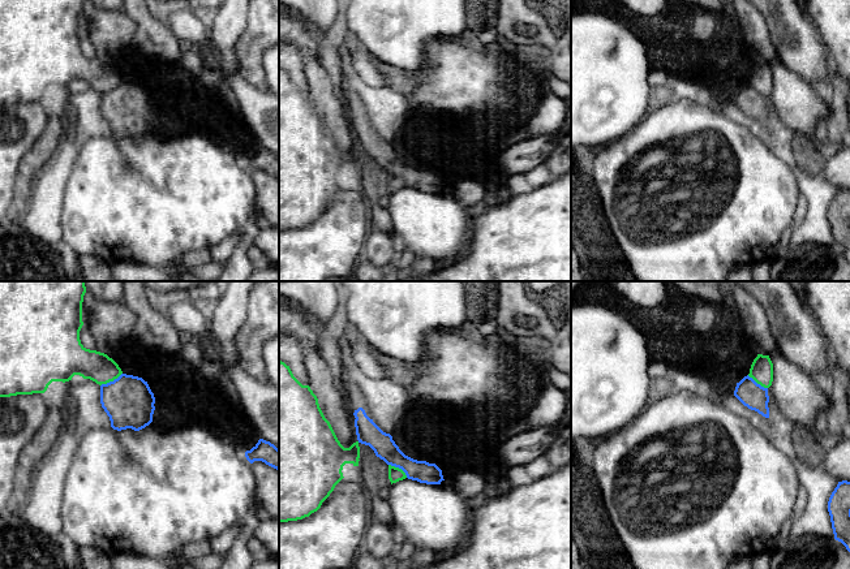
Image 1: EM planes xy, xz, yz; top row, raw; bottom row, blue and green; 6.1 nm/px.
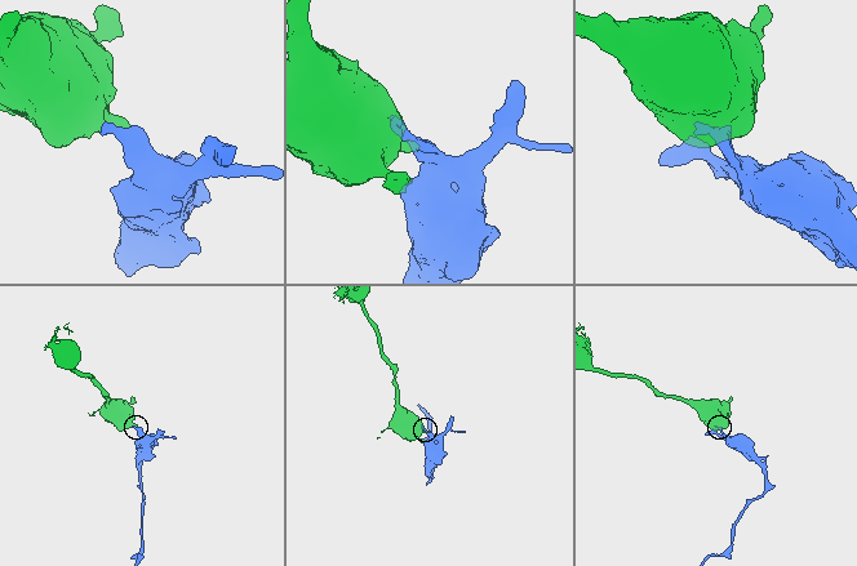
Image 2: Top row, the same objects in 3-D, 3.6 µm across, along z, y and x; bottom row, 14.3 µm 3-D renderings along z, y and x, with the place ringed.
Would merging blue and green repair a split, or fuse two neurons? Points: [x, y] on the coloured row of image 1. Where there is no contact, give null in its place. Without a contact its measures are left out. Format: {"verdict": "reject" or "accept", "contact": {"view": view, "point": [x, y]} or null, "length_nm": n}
{"verdict": "reject", "contact": {"view": "xy", "point": [111, 382]}, "length_nm": 160}

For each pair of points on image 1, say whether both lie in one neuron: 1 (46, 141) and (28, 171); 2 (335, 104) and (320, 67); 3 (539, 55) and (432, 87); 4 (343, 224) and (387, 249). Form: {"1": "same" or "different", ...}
{"1": "same", "2": "same", "3": "different", "4": "different"}

